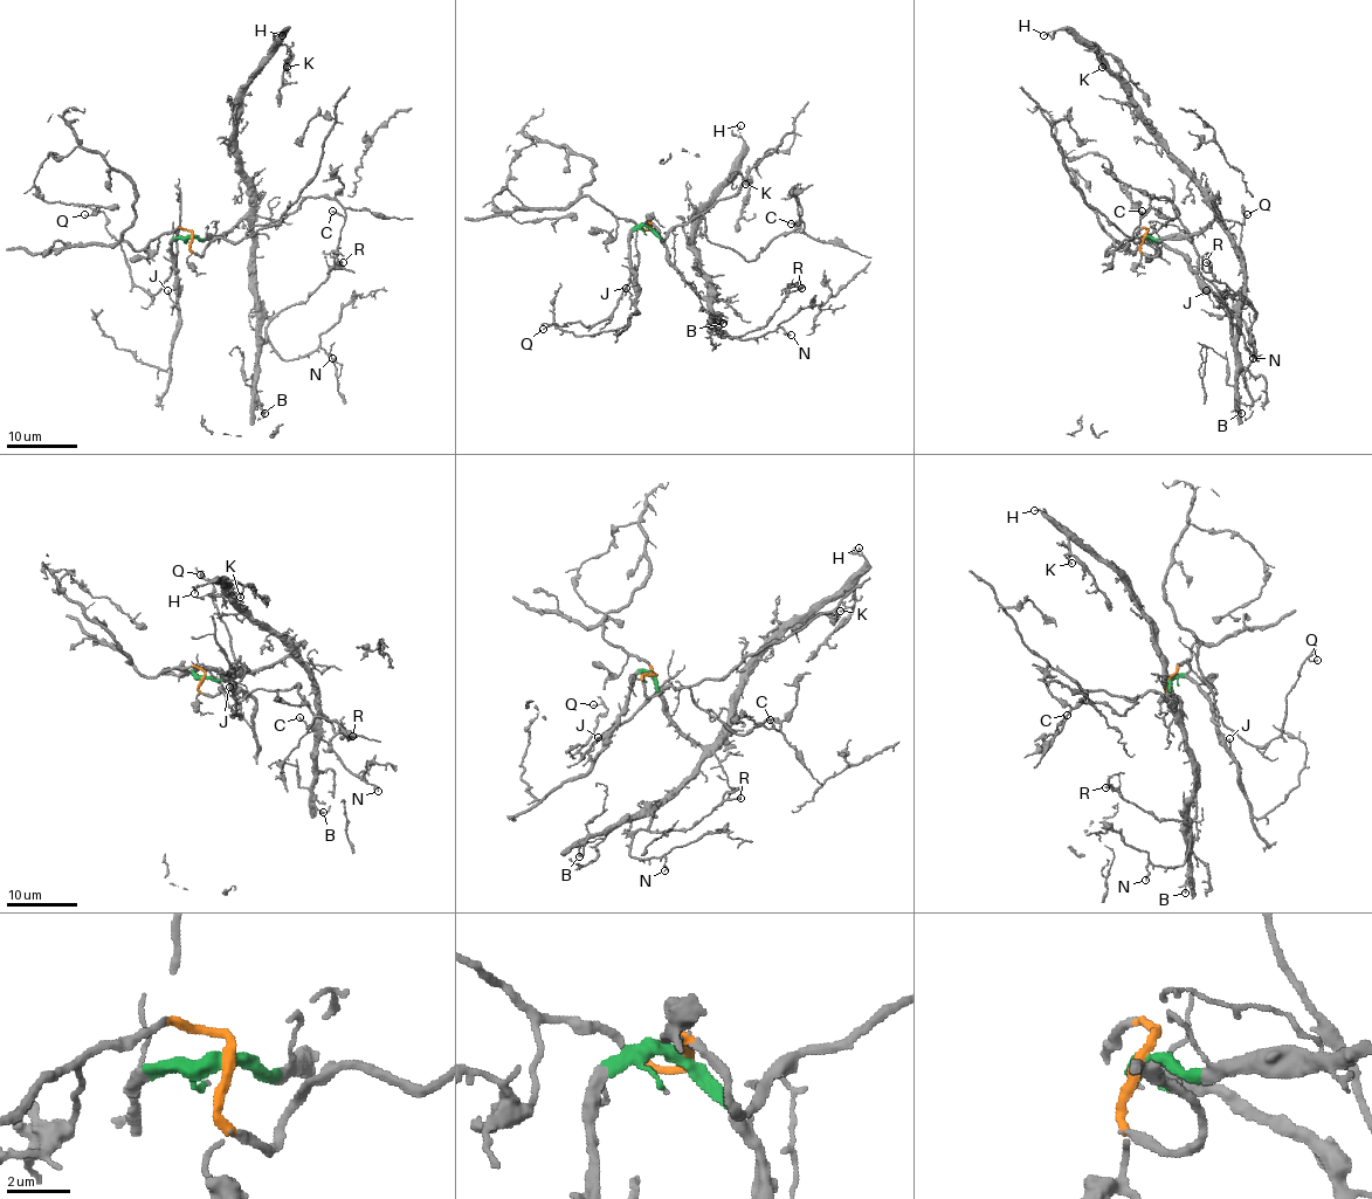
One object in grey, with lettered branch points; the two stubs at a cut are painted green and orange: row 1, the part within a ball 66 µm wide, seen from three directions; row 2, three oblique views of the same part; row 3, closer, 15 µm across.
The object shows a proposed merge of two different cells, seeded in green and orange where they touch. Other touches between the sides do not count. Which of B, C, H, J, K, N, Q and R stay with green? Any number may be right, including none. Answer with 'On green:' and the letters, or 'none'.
On green: B, H, J, K, N, Q, R

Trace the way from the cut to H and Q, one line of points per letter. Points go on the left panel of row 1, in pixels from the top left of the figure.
H: (191, 235), (219, 239), (245, 218), (249, 177), (236, 150), (240, 90), (281, 35)
Q: (191, 235), (172, 243), (172, 274), (150, 294), (131, 277), (107, 215), (85, 214)

